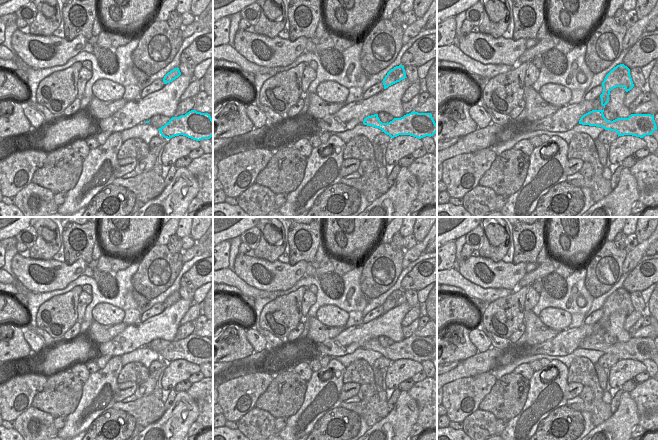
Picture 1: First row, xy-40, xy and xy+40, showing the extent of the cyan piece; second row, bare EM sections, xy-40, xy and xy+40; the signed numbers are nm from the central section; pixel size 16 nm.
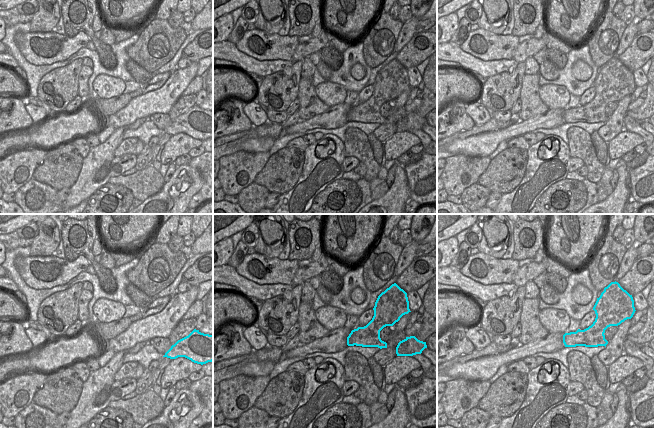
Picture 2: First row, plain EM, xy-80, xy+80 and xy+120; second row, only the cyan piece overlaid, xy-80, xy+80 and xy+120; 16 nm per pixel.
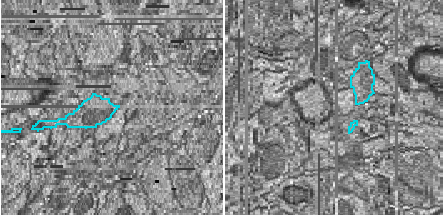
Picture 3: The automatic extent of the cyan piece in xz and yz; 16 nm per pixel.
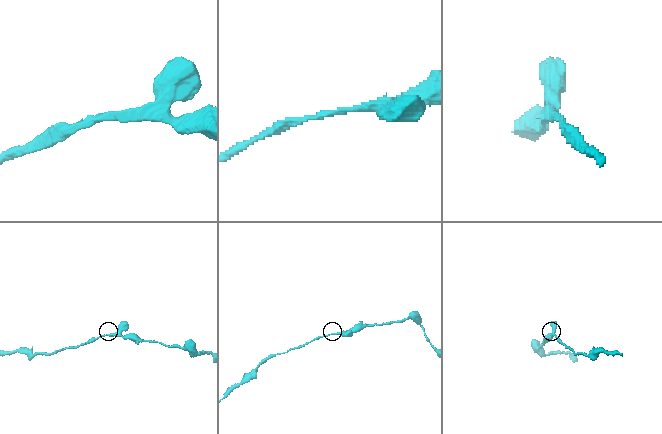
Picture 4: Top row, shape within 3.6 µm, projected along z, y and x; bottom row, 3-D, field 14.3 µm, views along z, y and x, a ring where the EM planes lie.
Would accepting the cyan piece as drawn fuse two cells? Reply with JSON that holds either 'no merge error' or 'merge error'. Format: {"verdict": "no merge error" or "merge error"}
{"verdict": "no merge error"}

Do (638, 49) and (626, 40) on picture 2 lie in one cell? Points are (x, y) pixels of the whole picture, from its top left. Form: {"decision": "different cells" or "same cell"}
{"decision": "different cells"}

